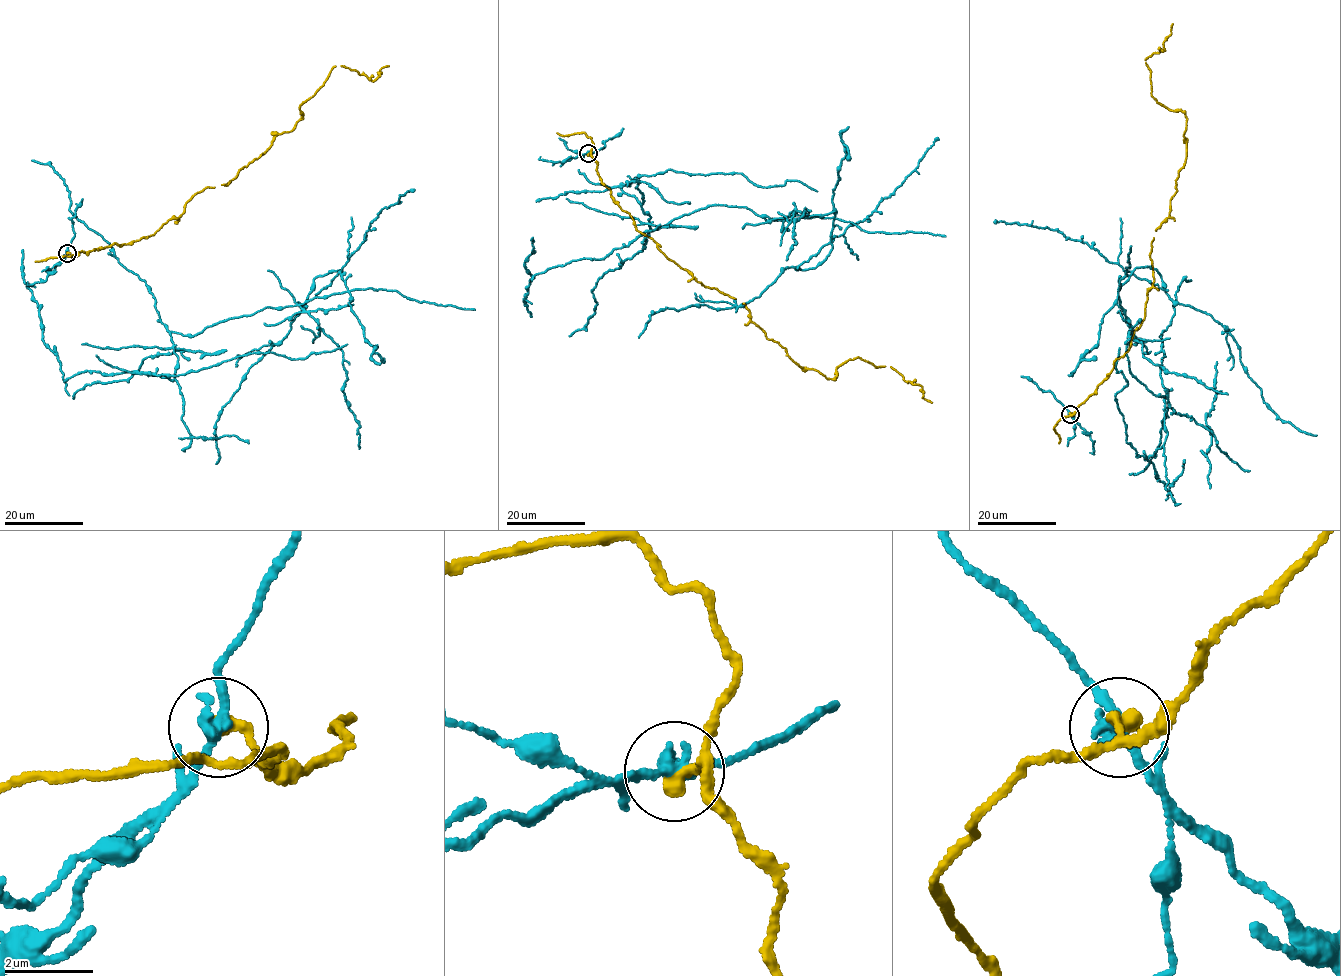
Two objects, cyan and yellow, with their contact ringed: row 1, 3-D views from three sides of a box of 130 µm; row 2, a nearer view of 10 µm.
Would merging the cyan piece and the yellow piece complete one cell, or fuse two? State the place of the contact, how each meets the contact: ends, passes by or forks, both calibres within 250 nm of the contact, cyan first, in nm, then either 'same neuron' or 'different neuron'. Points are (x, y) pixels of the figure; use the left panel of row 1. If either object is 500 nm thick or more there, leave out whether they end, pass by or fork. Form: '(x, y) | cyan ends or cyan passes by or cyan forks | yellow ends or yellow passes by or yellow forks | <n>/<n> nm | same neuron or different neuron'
(67, 253) | cyan passes by | yellow ends | 280/340 nm | different neuron

